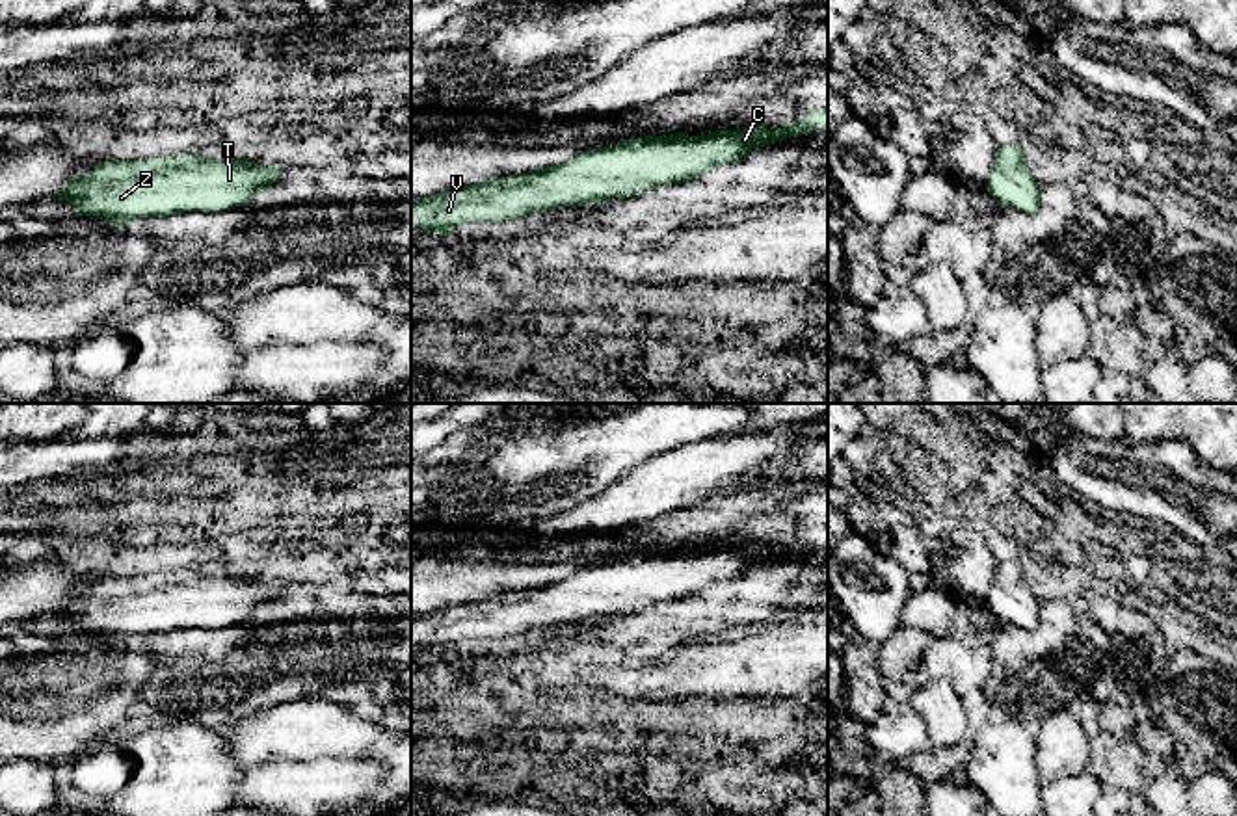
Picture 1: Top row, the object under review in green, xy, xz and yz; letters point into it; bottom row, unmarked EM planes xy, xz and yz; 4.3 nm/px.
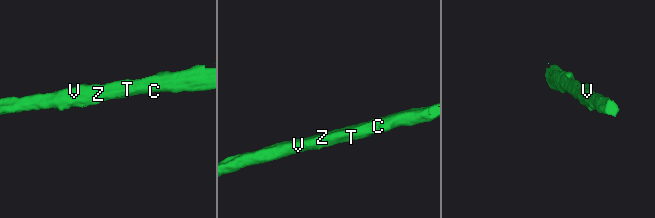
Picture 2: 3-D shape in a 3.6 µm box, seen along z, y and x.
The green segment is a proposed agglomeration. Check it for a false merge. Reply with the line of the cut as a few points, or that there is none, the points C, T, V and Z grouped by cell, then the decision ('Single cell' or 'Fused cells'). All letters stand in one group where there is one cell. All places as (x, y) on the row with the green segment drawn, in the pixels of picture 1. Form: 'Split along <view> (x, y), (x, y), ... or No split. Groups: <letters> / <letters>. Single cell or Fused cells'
No split. Groups: C T V Z. Single cell

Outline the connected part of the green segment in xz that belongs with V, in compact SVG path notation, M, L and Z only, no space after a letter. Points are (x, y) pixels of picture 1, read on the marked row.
M811 110L798 123L776 128L763 125L699 136L675 132L623 139L556 165L411 199L411 232L446 236L461 223L502 223L526 219L539 210L632 197L694 180L722 164L735 165L752 149L813 130L828 130L828 110Z

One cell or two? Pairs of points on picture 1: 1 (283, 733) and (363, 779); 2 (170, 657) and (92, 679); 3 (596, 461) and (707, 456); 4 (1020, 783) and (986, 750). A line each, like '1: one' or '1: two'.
1: two
2: two
3: two
4: one

